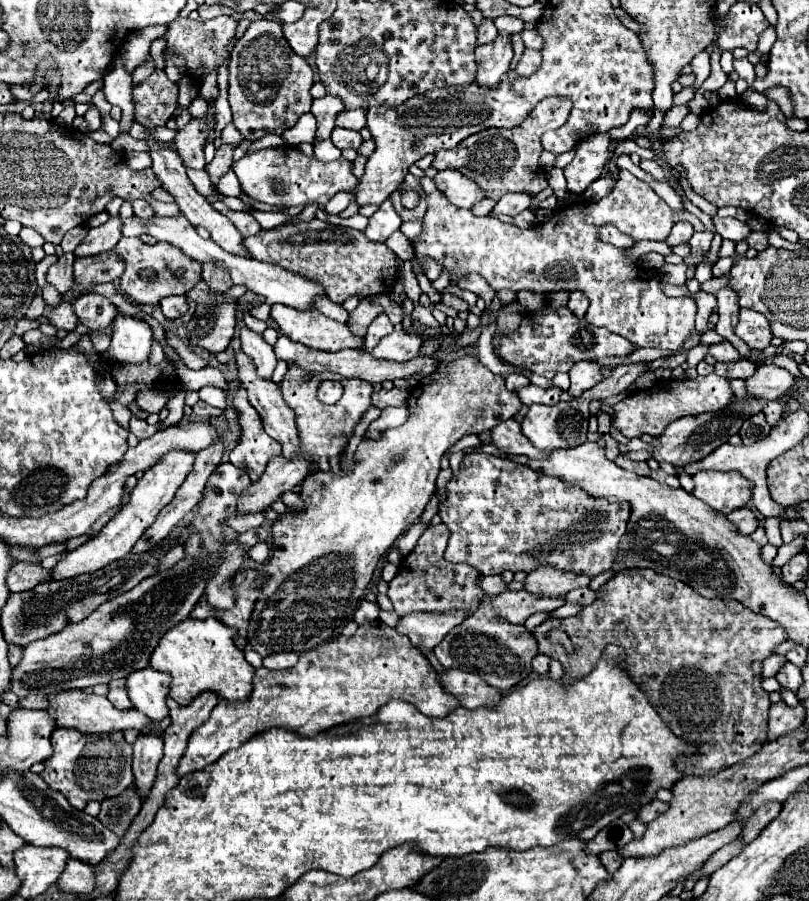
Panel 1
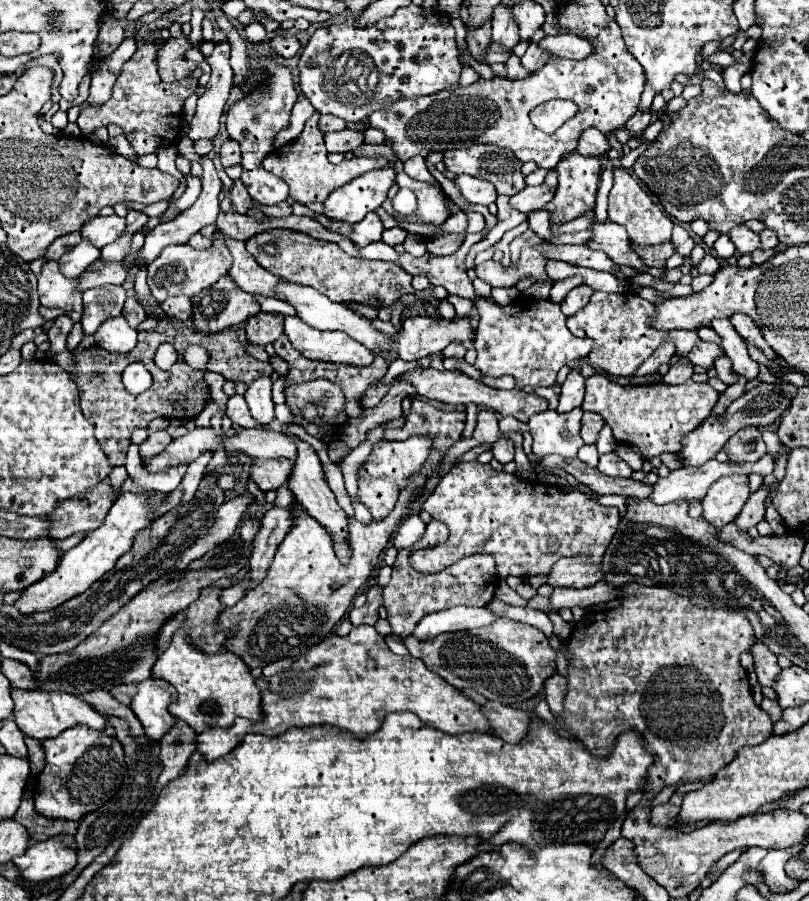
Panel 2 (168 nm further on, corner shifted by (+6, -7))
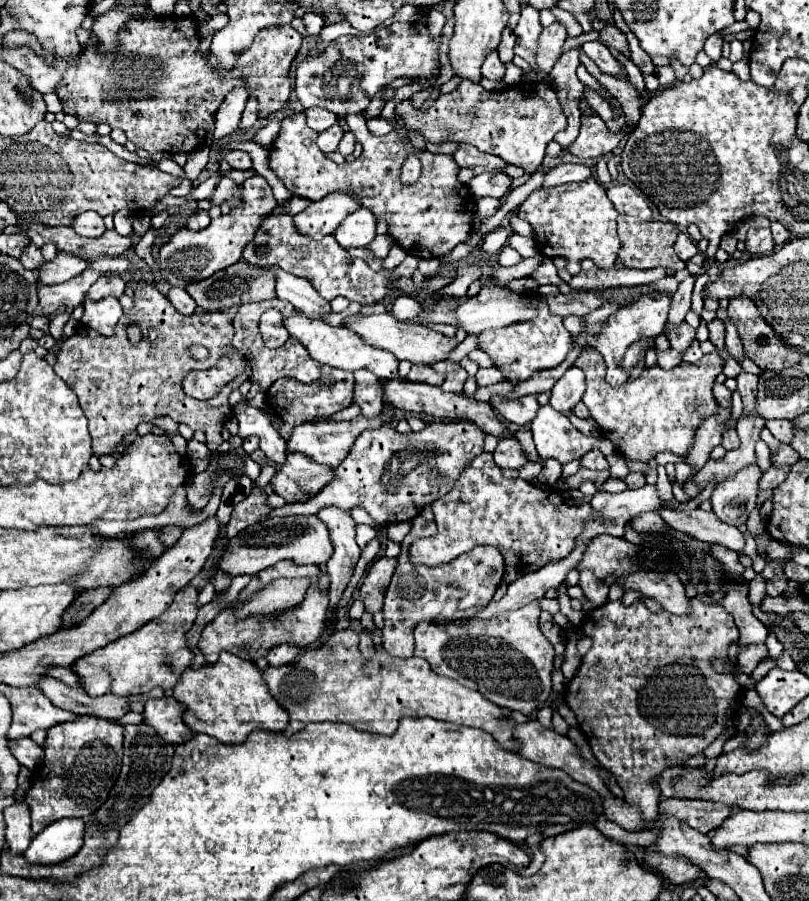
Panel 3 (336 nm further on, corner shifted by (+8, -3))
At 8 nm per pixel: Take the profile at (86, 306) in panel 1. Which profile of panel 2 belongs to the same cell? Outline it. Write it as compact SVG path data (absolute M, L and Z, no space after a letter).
M101 285L83 293L83 333L93 335L103 321L121 315L125 303L125 291L121 285Z

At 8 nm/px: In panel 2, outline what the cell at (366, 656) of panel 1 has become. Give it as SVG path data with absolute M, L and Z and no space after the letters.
M361 625L361 627L353 627L347 637L329 635L319 645L311 647L311 651L307 651L303 657L299 657L291 669L287 669L279 675L273 675L273 677L263 677L263 685L261 685L263 719L255 721L255 723L245 721L245 719L237 719L227 729L211 727L211 729L199 733L197 735L197 753L201 753L205 761L215 761L215 759L221 759L227 753L231 753L231 749L235 749L247 733L263 733L263 735L275 737L275 735L285 733L291 727L331 725L331 727L337 727L341 731L353 733L357 737L367 737L367 735L375 733L375 729L379 729L379 725L383 723L385 715L393 713L393 711L411 711L425 725L431 725L431 727L445 731L445 733L491 731L491 725L483 717L477 703L473 703L469 697L465 697L459 689L447 685L447 681L443 681L439 675L429 671L421 659L411 657L411 655L405 655L405 657L395 655L387 647L385 637L379 635L375 631L375 627Z

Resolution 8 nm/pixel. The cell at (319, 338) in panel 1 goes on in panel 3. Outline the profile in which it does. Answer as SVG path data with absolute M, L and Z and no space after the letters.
M293 315L285 319L285 327L289 331L291 337L299 339L305 349L309 351L309 355L329 367L335 369L343 369L343 371L357 371L357 369L369 369L371 373L375 373L381 379L397 379L397 367L399 367L399 359L383 349L377 349L365 341L361 341L361 337L347 329L347 327L331 327L325 321L313 321L305 315Z

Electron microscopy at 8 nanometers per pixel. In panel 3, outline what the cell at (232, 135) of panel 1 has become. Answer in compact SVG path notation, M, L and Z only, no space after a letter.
M229 151L229 153L225 153L225 161L227 161L233 169L241 169L241 171L247 171L247 169L253 167L251 157L249 157L245 151Z

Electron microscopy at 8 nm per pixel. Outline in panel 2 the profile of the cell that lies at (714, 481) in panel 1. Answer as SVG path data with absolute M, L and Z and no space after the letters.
M729 475L715 481L707 495L701 499L703 505L703 519L711 521L715 527L723 527L731 523L739 509L749 499L749 479L743 475Z

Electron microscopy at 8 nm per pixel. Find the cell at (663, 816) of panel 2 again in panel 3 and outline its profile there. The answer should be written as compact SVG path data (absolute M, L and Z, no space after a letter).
M665 799L659 803L661 813L669 813L679 821L687 821L699 833L711 833L731 817L731 809L725 803L713 801L687 801L687 799Z

